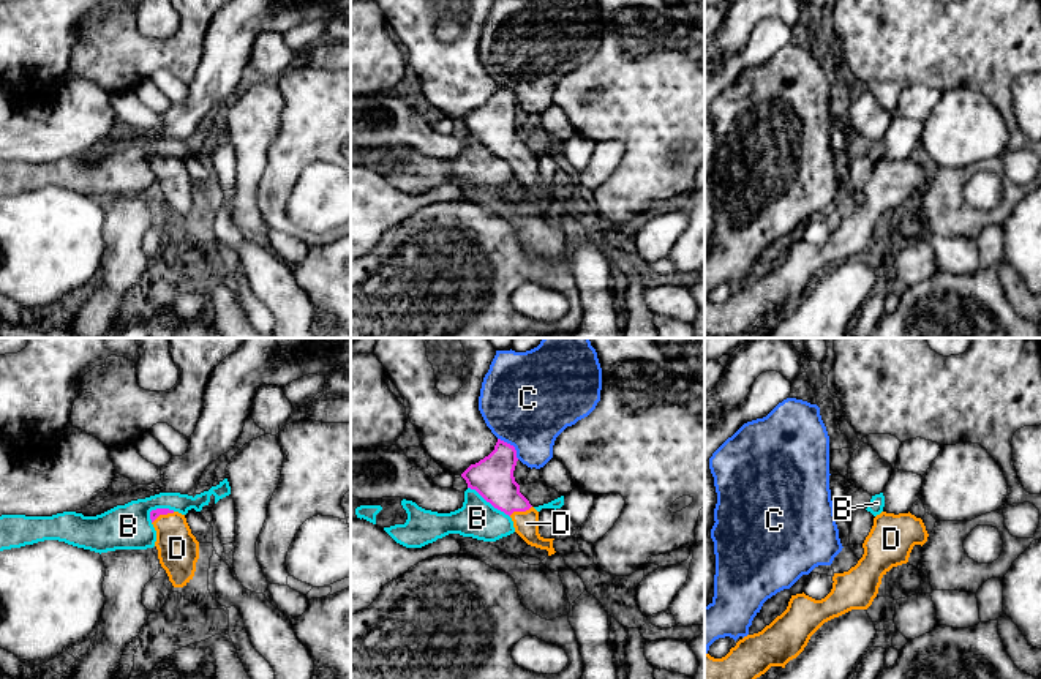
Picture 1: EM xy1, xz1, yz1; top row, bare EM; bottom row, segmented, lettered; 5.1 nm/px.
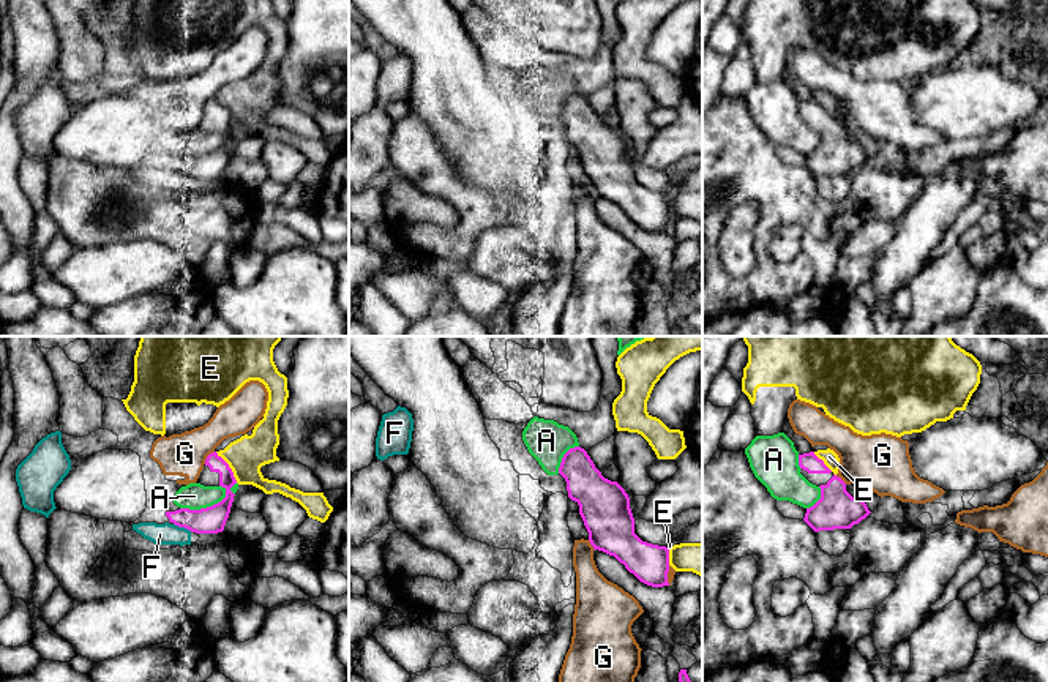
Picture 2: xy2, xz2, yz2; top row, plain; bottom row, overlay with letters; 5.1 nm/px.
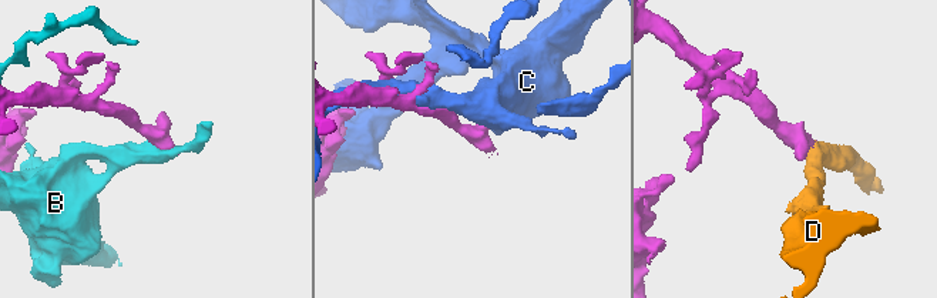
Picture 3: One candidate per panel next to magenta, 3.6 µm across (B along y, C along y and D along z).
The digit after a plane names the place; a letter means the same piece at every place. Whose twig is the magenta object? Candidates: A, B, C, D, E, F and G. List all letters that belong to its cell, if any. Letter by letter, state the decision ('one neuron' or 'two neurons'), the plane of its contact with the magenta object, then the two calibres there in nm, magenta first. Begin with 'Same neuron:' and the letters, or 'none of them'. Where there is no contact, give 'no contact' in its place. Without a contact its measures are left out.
Same neuron: D
A: two neurons; contact in xy2; calibres 140 and 140 nm
B: two neurons; contact in xz1; calibres 220 and 200 nm
C: two neurons; contact in xz1; calibres 220 and 480 nm
D: one neuron; contact in xy1; calibres 50 and 200 nm
E: two neurons; contact in xy2; calibres 120 and 190 nm
F: two neurons; contact in xy2; calibres 140 and 110 nm
G: two neurons; contact in xy2; calibres 80 and 220 nm

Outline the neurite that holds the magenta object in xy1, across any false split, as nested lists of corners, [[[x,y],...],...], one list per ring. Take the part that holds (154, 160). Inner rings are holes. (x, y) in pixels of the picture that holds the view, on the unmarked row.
[[[156,155],[150,158],[156,177],[158,205],[174,234],[186,232],[196,218],[199,188],[191,180],[185,161]]]

